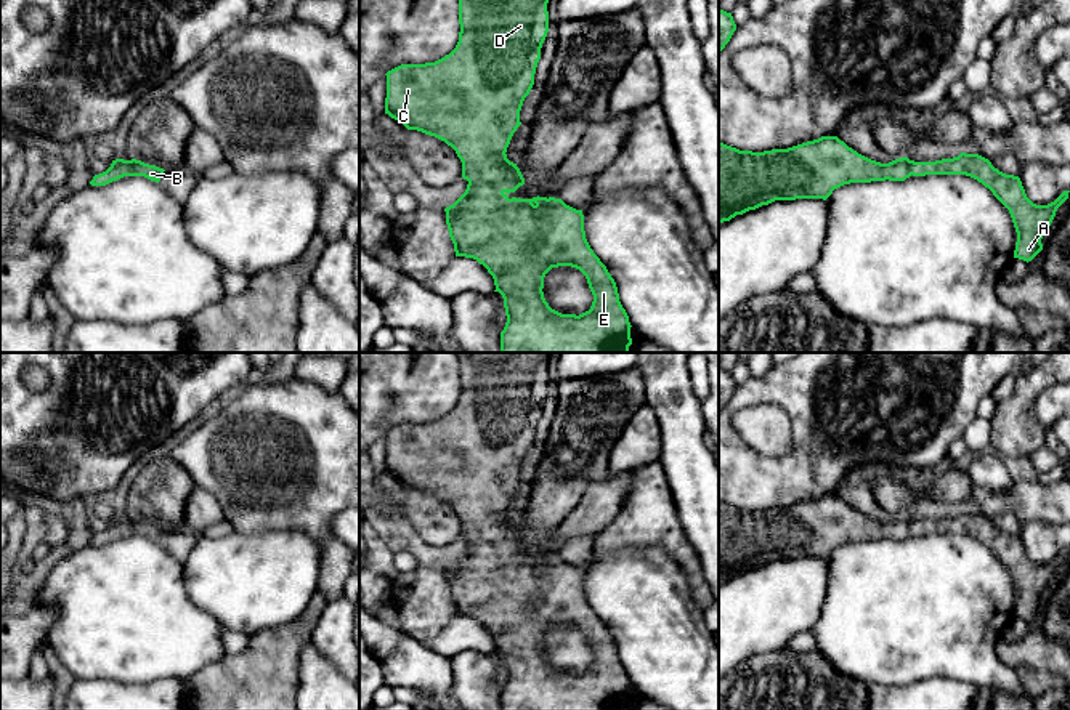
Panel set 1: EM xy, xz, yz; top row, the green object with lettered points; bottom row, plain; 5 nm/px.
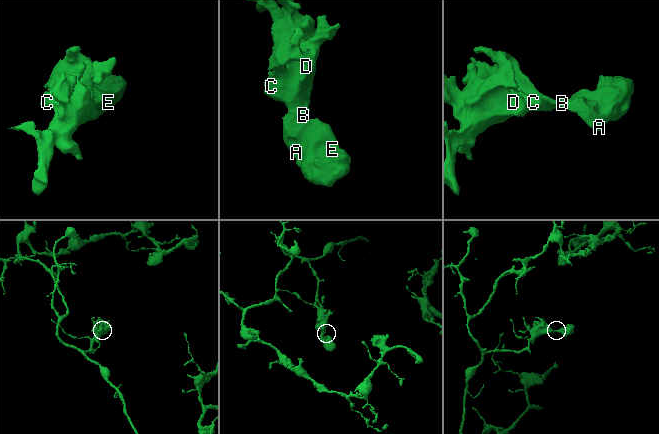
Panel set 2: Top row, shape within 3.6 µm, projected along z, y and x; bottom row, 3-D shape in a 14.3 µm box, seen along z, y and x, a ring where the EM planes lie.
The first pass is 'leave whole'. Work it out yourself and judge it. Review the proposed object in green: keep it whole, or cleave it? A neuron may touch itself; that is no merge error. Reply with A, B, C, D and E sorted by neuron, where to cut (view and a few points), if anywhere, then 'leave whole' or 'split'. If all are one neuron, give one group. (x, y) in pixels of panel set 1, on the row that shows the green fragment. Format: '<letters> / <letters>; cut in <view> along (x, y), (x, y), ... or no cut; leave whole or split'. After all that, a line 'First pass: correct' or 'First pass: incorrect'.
A B C D E; no cut; leave whole
First pass: correct

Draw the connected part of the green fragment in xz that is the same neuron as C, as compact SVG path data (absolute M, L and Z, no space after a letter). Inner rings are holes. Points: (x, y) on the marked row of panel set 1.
M459 0L460 32L456 48L435 63L401 64L388 71L385 114L407 130L444 141L462 162L462 178L468 184L465 192L444 208L446 224L456 256L473 258L483 264L494 279L494 292L504 298L507 322L501 332L502 353L629 353L632 325L619 301L614 279L586 239L582 210L555 197L509 197L525 184L520 168L505 152L521 125L520 111L534 85L541 48L549 32L547 3L549 0ZM558 266L576 268L586 276L594 295L589 311L579 316L561 314L549 306L542 292L544 277Z

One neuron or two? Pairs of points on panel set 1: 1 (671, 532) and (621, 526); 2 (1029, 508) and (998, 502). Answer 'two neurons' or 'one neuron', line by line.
1: one neuron
2: one neuron

